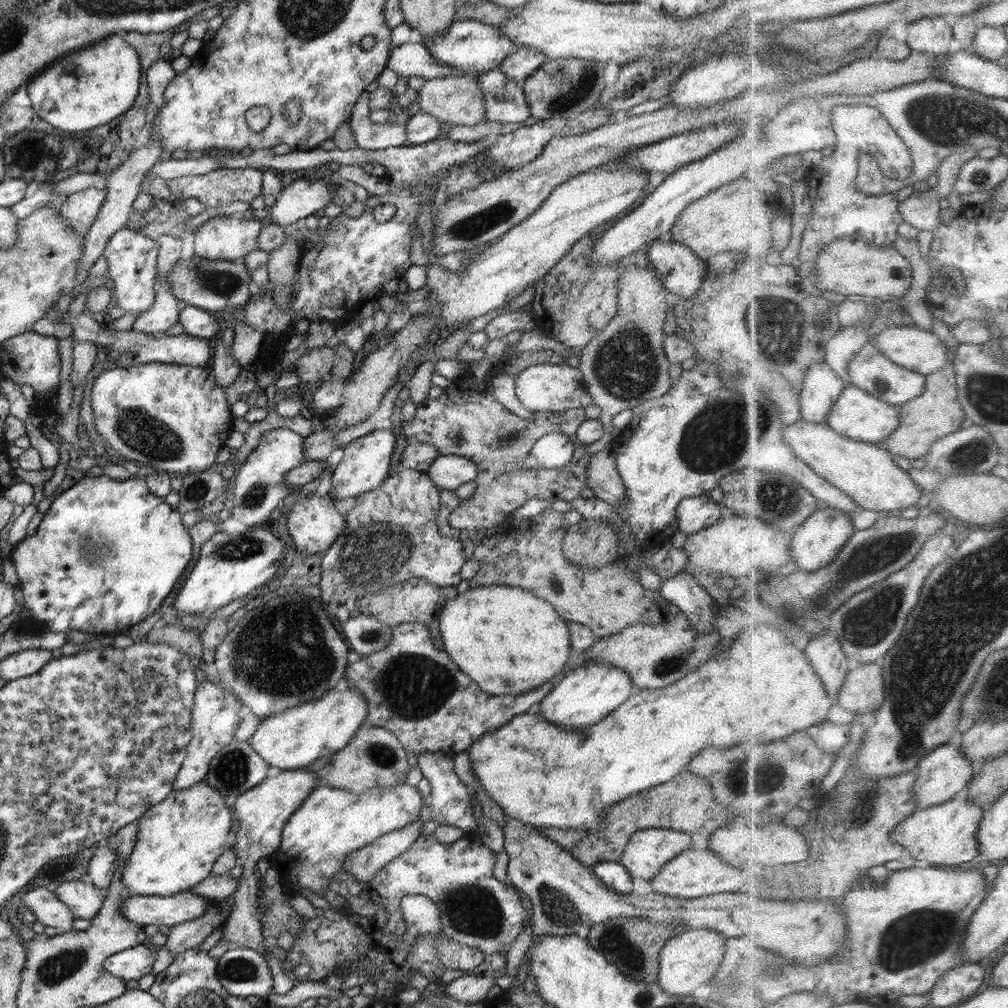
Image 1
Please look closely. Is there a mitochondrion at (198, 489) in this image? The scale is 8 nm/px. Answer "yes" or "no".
yes

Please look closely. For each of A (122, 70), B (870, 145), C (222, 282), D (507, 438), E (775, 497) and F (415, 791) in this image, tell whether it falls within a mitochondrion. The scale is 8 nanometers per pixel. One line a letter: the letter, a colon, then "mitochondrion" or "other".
A: other
B: other
C: mitochondrion
D: mitochondrion
E: mitochondrion
F: other

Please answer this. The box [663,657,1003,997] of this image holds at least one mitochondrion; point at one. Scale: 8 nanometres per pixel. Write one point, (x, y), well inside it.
(914, 939)

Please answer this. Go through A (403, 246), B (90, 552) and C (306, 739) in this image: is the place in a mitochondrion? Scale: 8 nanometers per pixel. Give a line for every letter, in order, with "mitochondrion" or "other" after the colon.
A: other
B: mitochondrion
C: other

